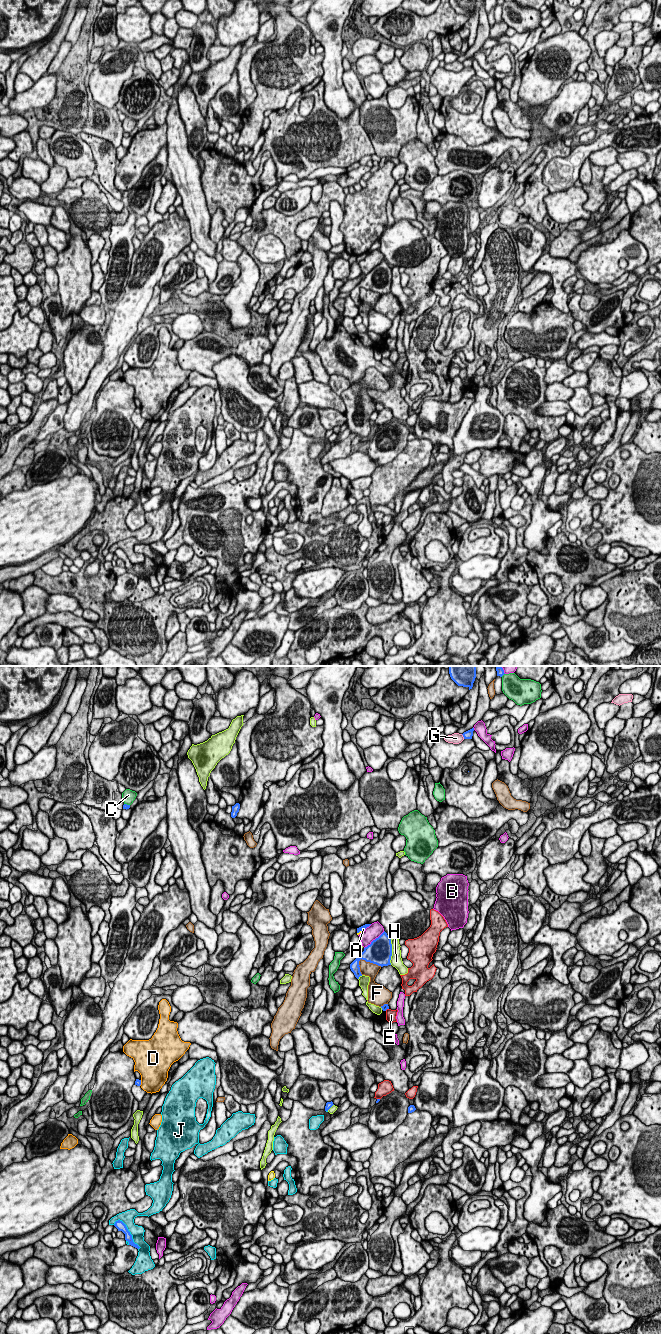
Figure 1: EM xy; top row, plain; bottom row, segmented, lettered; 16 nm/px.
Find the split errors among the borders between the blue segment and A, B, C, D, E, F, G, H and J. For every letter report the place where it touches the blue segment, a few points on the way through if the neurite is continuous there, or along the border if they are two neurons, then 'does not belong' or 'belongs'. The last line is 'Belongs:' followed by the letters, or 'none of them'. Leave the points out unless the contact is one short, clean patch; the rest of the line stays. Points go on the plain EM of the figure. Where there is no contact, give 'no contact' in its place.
A: meets blue in xy at (360, 258); runs through xy (365, 254), (360, 258), (363, 257); belongs
B: meets blue in xy at (375, 267); does not belong
C: meets blue in xy at (126, 132); does not belong
D: meets blue in xy at (140, 411); does not belong
E: meets blue in xy at (386, 337); does not belong
F: meets blue in xy at (370, 290); does not belong
G: meets blue in xy at (463, 64); does not belong
H: meets blue in xy at (391, 280); does not belong
J: meets blue in xy at (129, 561); does not belong
Belongs: A

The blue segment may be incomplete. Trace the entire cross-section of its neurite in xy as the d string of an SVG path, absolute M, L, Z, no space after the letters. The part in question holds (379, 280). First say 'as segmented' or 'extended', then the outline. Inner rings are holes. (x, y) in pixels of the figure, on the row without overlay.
as segmented | M384 259L378 266L373 268L370 273L364 276L364 279L350 292L350 297L355 305L359 307L359 305L362 304L359 295L359 289L361 287L383 295L391 293L391 284L391 266Z

